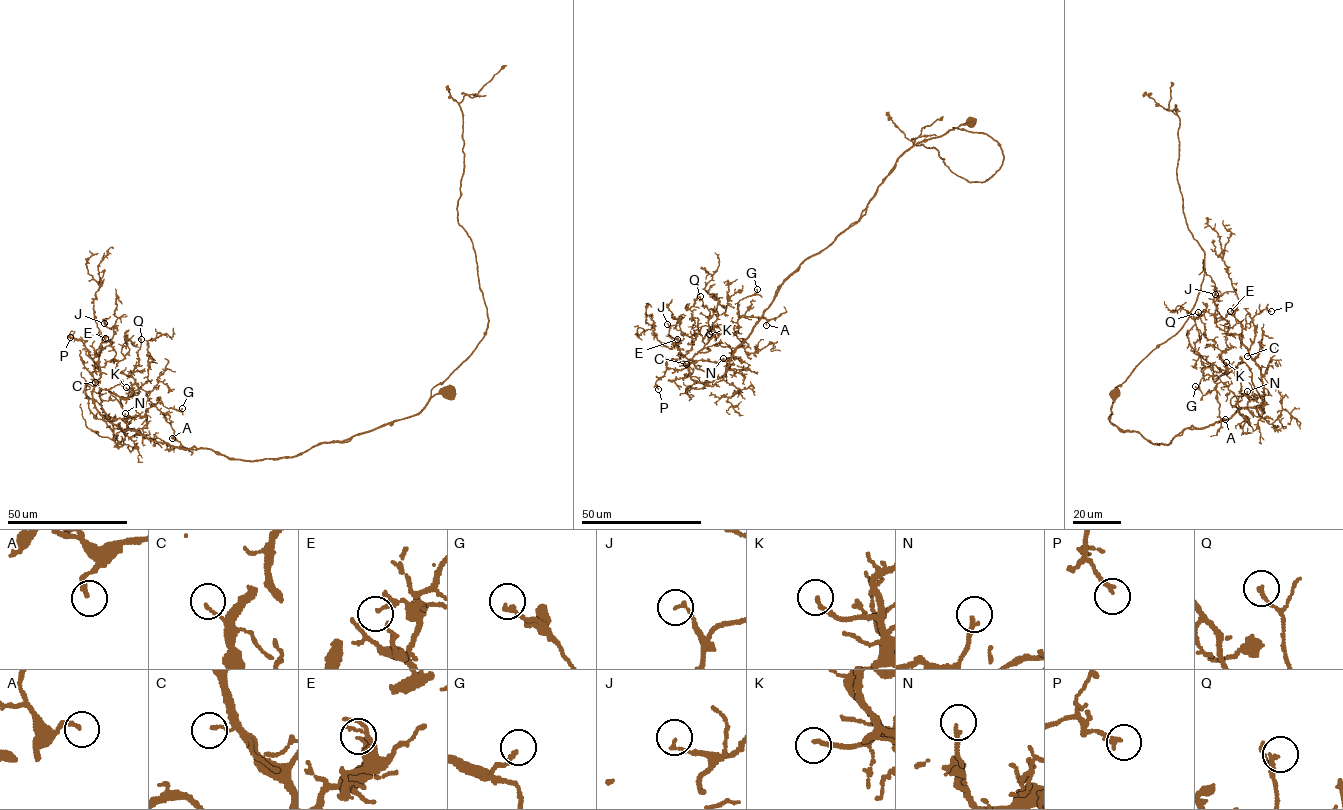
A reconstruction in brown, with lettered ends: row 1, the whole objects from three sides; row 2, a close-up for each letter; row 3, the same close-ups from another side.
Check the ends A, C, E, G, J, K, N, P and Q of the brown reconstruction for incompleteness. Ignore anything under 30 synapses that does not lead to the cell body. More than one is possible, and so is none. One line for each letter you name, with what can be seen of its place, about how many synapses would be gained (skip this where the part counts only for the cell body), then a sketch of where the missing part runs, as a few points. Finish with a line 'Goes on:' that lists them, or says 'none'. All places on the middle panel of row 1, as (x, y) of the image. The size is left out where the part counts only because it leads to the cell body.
N: place (723, 358); 40 synapses
Goes on: N

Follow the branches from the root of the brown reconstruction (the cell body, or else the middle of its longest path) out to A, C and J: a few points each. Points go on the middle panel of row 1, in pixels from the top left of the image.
A: (971, 121), (903, 151), (857, 221), (788, 277), (742, 342), (737, 320), (765, 317), (766, 325)
C: (971, 121), (903, 151), (857, 221), (782, 283), (723, 375), (711, 382), (694, 380), (686, 364)
J: (971, 121), (903, 151), (857, 221), (782, 283), (723, 376), (691, 379), (692, 337), (667, 324)

